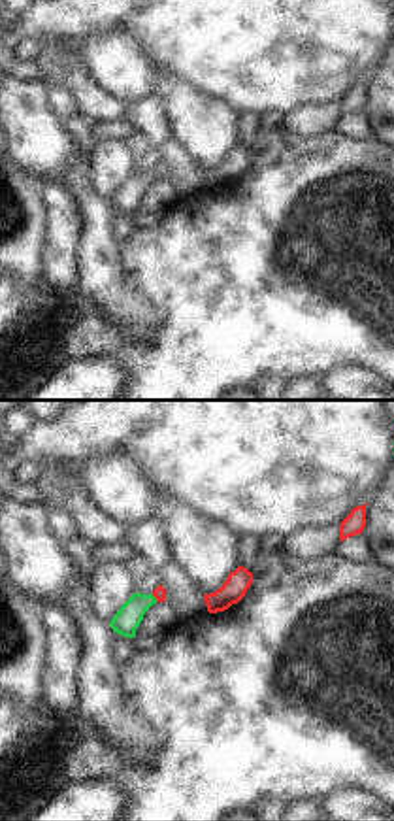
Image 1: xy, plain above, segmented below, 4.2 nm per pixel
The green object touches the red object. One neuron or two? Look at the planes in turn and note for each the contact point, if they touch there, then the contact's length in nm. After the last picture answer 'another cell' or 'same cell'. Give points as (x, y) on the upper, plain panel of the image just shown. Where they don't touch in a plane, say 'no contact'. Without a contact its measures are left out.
(155, 176) | 40 nm

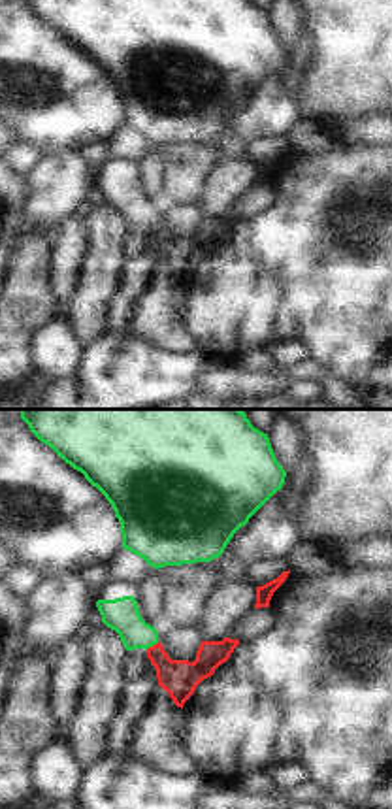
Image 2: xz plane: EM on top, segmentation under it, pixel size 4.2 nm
(151, 223) | 70 nm

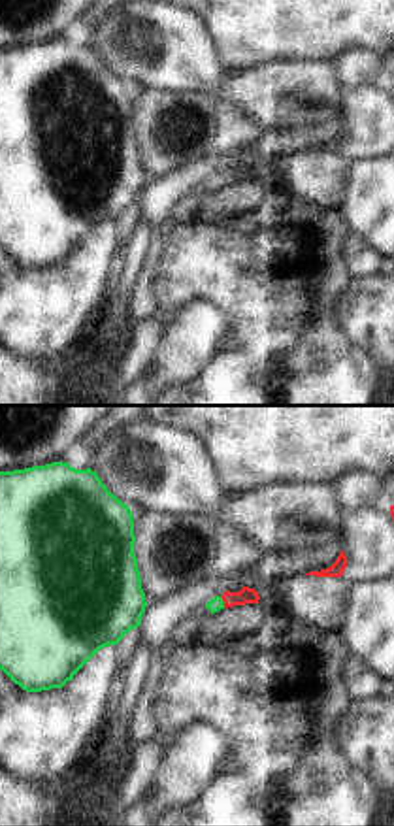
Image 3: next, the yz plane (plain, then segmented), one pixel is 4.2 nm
(223, 180) | 50 nm

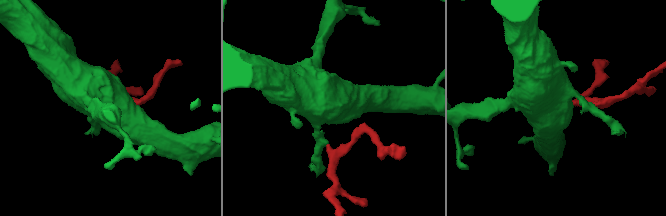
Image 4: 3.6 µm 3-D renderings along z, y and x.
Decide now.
same cell

